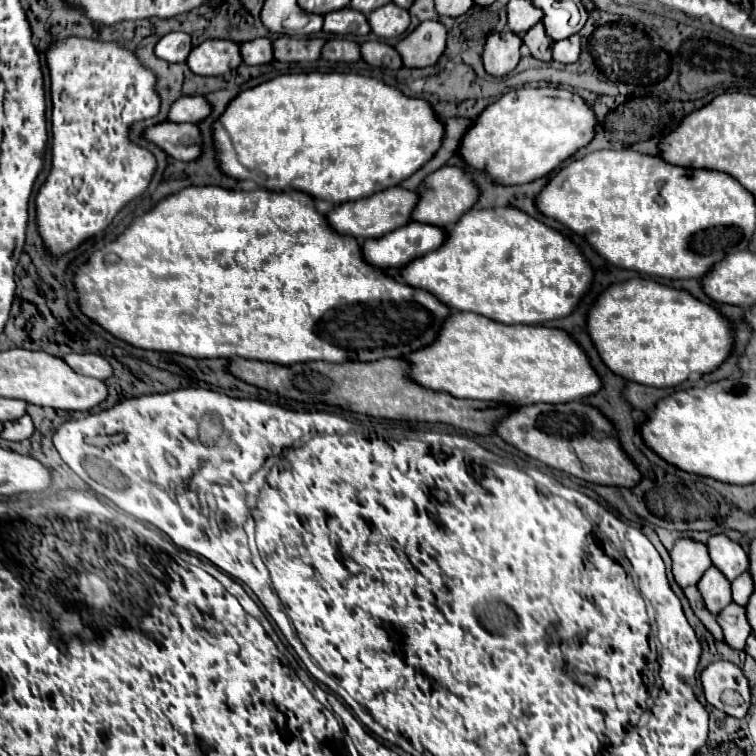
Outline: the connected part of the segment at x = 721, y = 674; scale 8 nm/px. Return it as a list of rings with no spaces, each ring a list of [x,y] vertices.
[[[717,660],[701,672],[701,682],[709,704],[743,718],[751,708],[751,684],[747,676],[729,660]]]

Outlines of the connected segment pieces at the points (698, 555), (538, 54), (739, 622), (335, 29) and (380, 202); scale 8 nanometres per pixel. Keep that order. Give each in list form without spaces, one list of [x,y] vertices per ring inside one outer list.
[[[679,538],[671,550],[673,576],[681,588],[697,584],[703,572],[713,564],[709,560],[707,546],[703,542],[689,542],[689,538]]]
[[[535,24],[529,32],[525,32],[523,42],[529,46],[533,58],[543,60],[543,62],[553,60],[553,58],[551,58],[551,46],[553,46],[553,40],[547,36],[547,32],[545,32],[545,28],[543,28],[541,24]]]
[[[731,602],[717,614],[717,622],[721,624],[721,628],[725,632],[725,642],[733,648],[743,650],[745,640],[749,636],[749,622],[745,616],[745,608]]]
[[[343,8],[337,12],[329,12],[325,16],[325,32],[329,34],[353,34],[353,36],[367,36],[371,32],[367,16],[353,10],[353,8]]]
[[[393,186],[393,188],[387,188],[385,192],[377,192],[369,198],[335,206],[335,210],[327,214],[327,220],[341,234],[351,234],[355,238],[379,238],[383,234],[393,232],[395,228],[405,226],[411,220],[417,200],[419,200],[417,192],[411,192],[403,186]]]

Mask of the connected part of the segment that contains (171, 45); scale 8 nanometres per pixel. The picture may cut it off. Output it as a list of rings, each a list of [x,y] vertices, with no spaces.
[[[169,32],[155,46],[155,54],[167,62],[185,62],[189,52],[191,36],[187,32]]]

